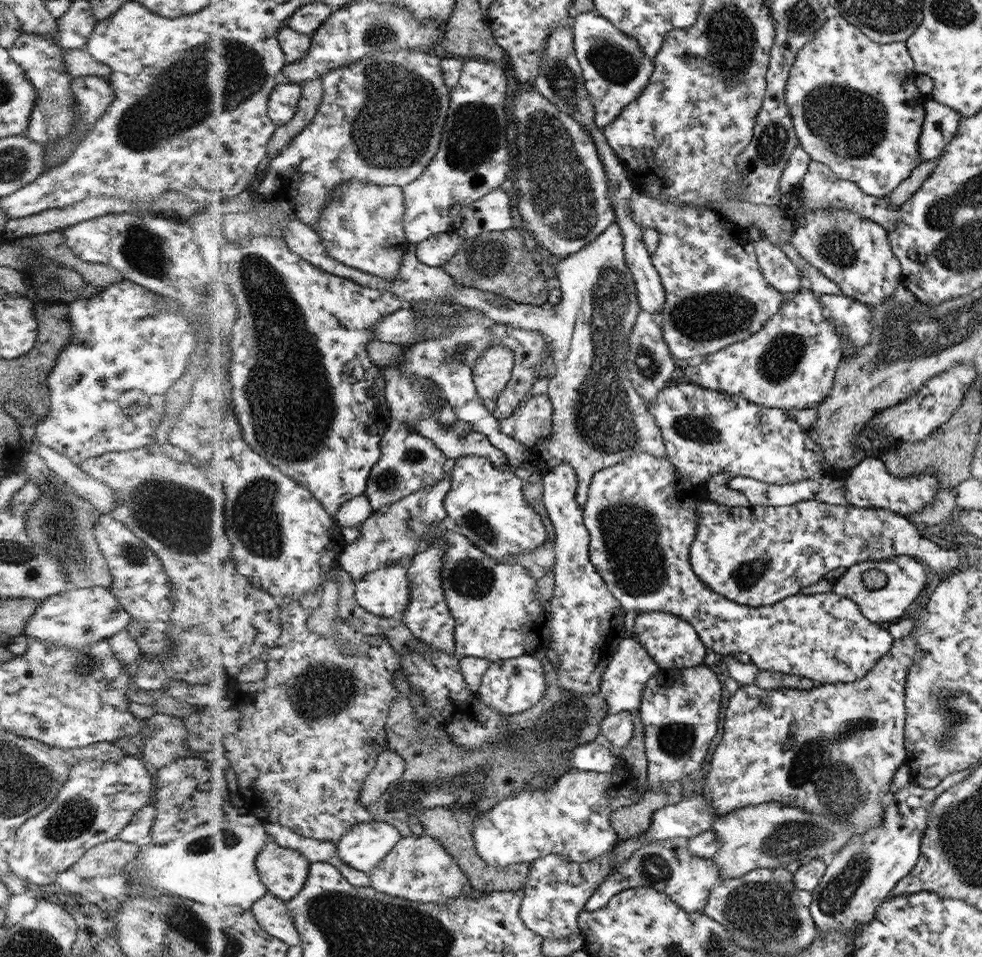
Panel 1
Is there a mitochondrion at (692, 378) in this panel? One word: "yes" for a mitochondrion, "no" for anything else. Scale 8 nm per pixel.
no

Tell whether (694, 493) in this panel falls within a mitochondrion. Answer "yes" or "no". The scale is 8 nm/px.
no

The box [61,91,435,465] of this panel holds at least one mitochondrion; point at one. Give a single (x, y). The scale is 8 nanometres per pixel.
(148, 251)

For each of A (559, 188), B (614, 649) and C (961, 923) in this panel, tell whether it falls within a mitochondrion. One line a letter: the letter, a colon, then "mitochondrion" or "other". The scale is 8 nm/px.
A: mitochondrion
B: other
C: other

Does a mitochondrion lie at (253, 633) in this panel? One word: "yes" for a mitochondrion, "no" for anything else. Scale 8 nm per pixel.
no

